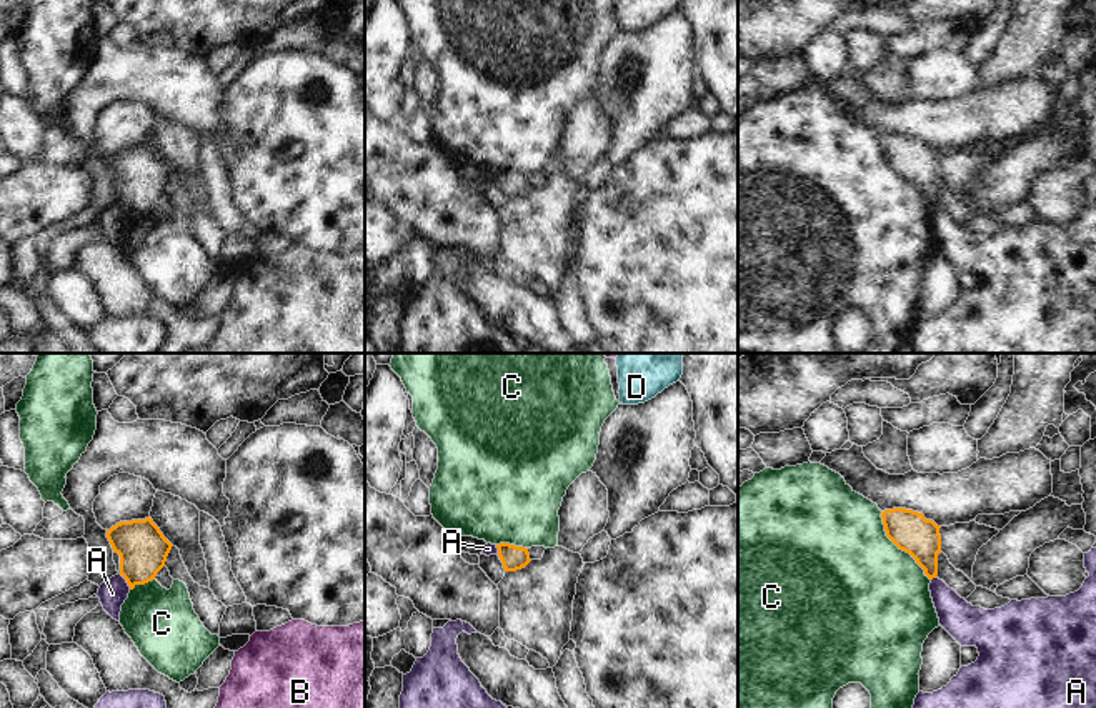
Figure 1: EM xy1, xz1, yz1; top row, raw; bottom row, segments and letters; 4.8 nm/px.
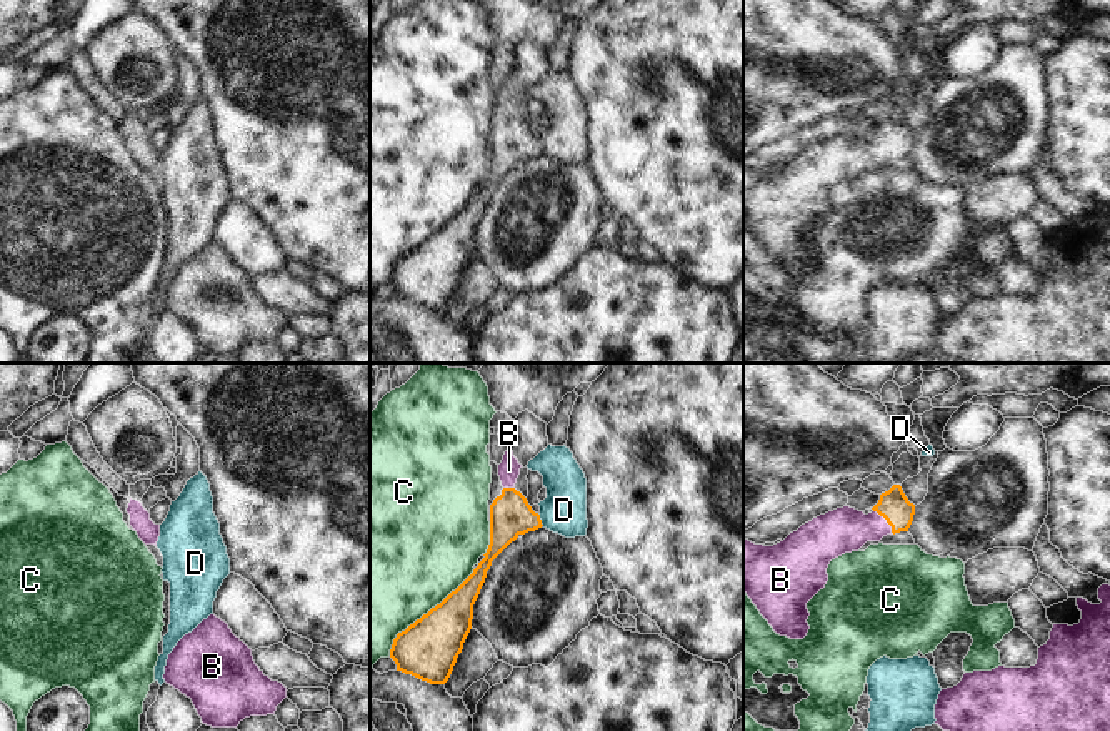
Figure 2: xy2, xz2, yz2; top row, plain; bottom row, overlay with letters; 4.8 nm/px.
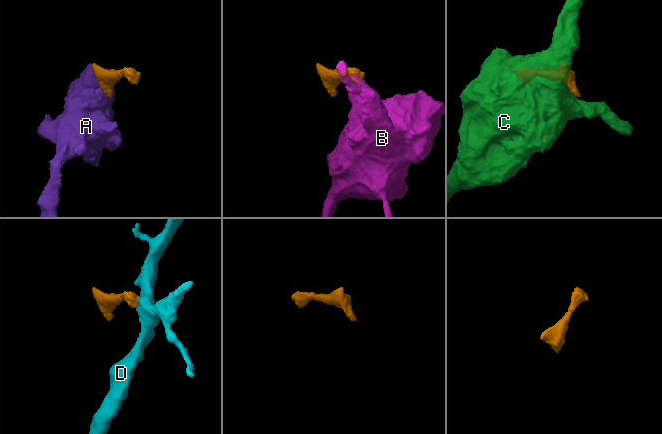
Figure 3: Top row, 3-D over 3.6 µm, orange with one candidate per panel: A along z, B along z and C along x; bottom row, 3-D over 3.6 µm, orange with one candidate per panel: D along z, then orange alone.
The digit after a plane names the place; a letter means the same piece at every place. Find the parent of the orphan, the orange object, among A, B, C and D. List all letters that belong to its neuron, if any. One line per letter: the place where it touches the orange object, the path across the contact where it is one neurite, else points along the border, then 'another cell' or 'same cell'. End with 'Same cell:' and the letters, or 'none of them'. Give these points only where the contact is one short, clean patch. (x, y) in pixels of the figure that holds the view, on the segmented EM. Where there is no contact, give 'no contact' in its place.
A: xy1 (127, 582) | along xy1 (120, 573), (130, 588) | another cell
B: yz2 (885, 518) | across yz2 (894, 505), (894, 510), (885, 518), (874, 527), (844, 530) | same cell
C: xz2 (427, 613) | another cell
D: xz2 (540, 520) | along xz2 (537, 513), (544, 525) | another cell
Same cell: B

